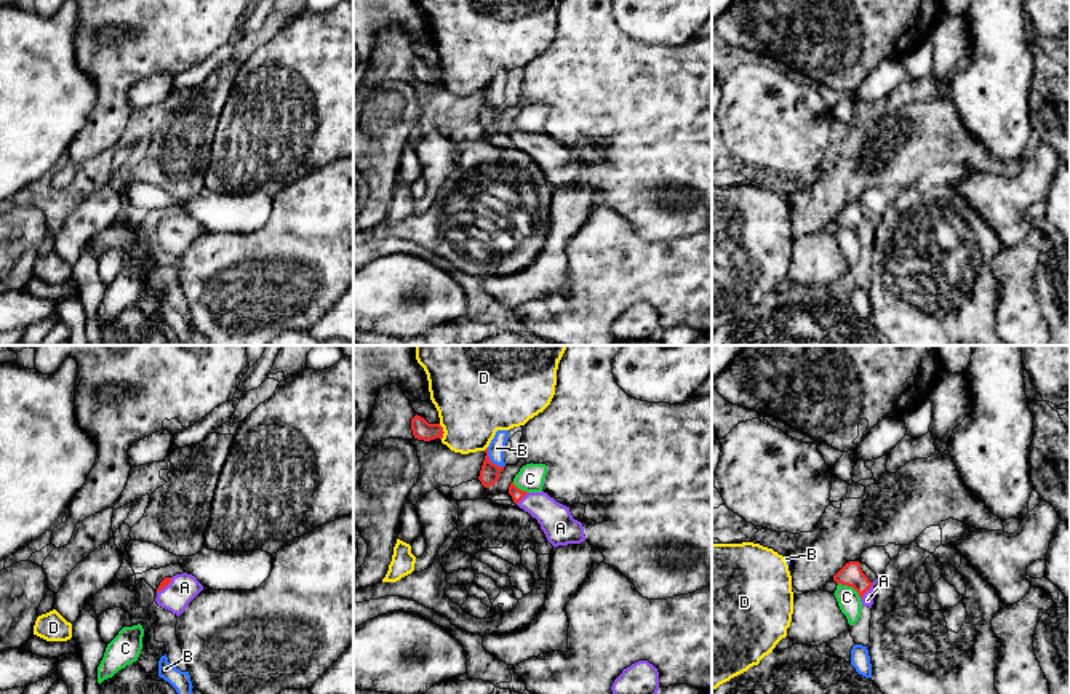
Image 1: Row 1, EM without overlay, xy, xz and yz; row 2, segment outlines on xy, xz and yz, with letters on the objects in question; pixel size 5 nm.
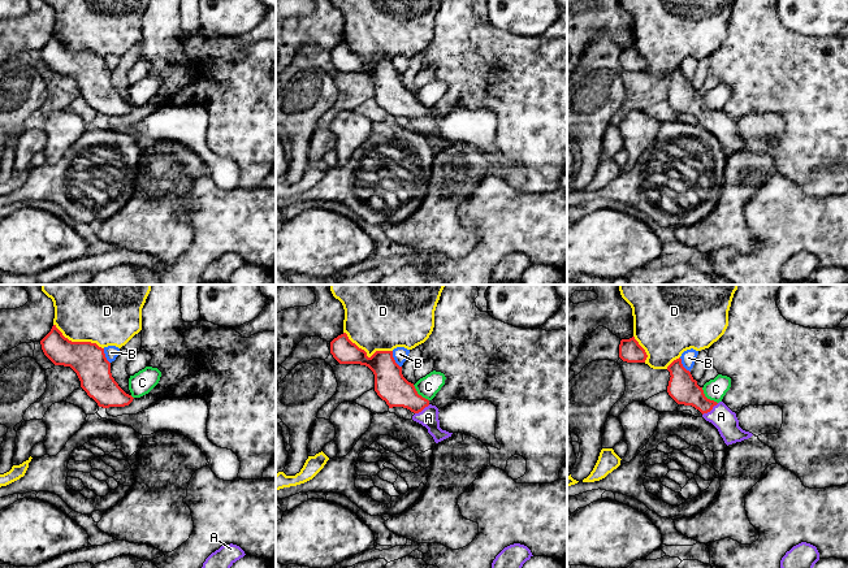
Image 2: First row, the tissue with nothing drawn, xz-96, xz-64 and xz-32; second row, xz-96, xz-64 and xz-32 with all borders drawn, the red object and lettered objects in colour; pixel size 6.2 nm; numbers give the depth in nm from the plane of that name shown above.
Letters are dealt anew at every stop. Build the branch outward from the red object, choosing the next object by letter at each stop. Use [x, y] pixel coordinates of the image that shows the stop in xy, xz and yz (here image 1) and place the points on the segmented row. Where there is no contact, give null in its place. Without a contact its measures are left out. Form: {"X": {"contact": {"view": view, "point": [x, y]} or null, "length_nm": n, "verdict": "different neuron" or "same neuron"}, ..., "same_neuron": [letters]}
{"A": {"contact": {"view": "yz", "point": [867, 589]}, "length_nm": 110, "verdict": "same neuron"}, "B": {"contact": {"view": "xz", "point": [490, 461]}, "length_nm": 130, "verdict": "different neuron"}, "C": {"contact": {"view": "yz", "point": [850, 586]}, "length_nm": 140, "verdict": "different neuron"}, "D": {"contact": {"view": "xz", "point": [443, 432]}, "length_nm": 80, "verdict": "different neuron"}, "same_neuron": ["A"]}

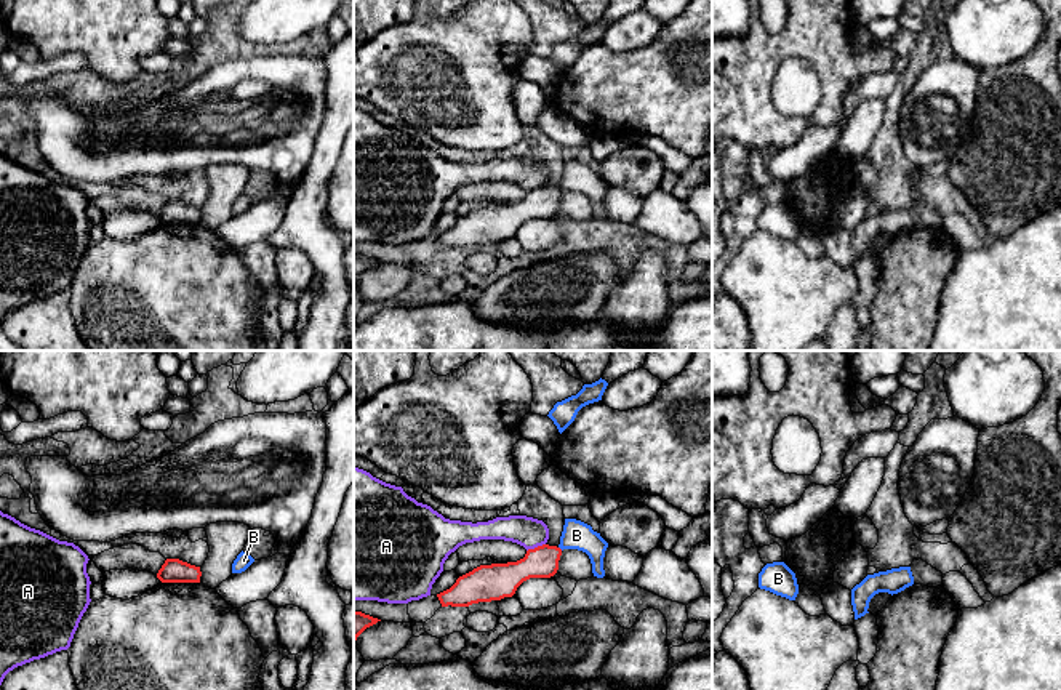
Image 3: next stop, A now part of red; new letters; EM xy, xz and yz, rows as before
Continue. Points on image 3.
{"A": {"contact": {"view": "xz", "point": [535, 548]}, "length_nm": 100, "verdict": "different neuron"}, "B": {"contact": null, "verdict": "different neuron"}, "same_neuron": []}

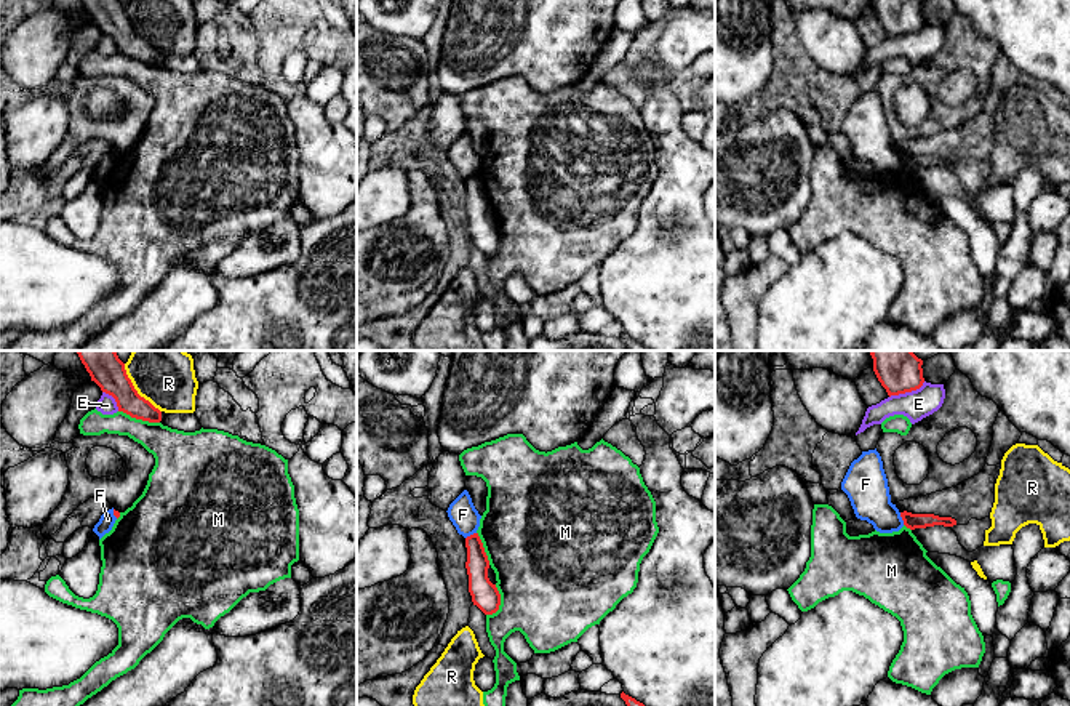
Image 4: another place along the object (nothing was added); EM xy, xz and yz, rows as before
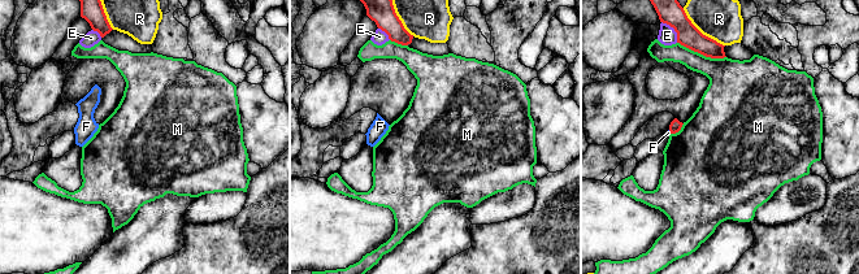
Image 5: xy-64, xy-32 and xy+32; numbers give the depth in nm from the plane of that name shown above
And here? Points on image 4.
{"E": {"contact": {"view": "yz", "point": [907, 391]}, "length_nm": 200, "verdict": "different neuron"}, "F": {"contact": {"view": "yz", "point": [902, 519]}, "length_nm": 70, "verdict": "different neuron"}, "M": {"contact": {"view": "xy", "point": [139, 418]}, "length_nm": 220, "verdict": "different neuron"}, "R": {"contact": {"view": "xy", "point": [135, 389]}, "length_nm": 320, "verdict": "different neuron"}, "same_neuron": []}

